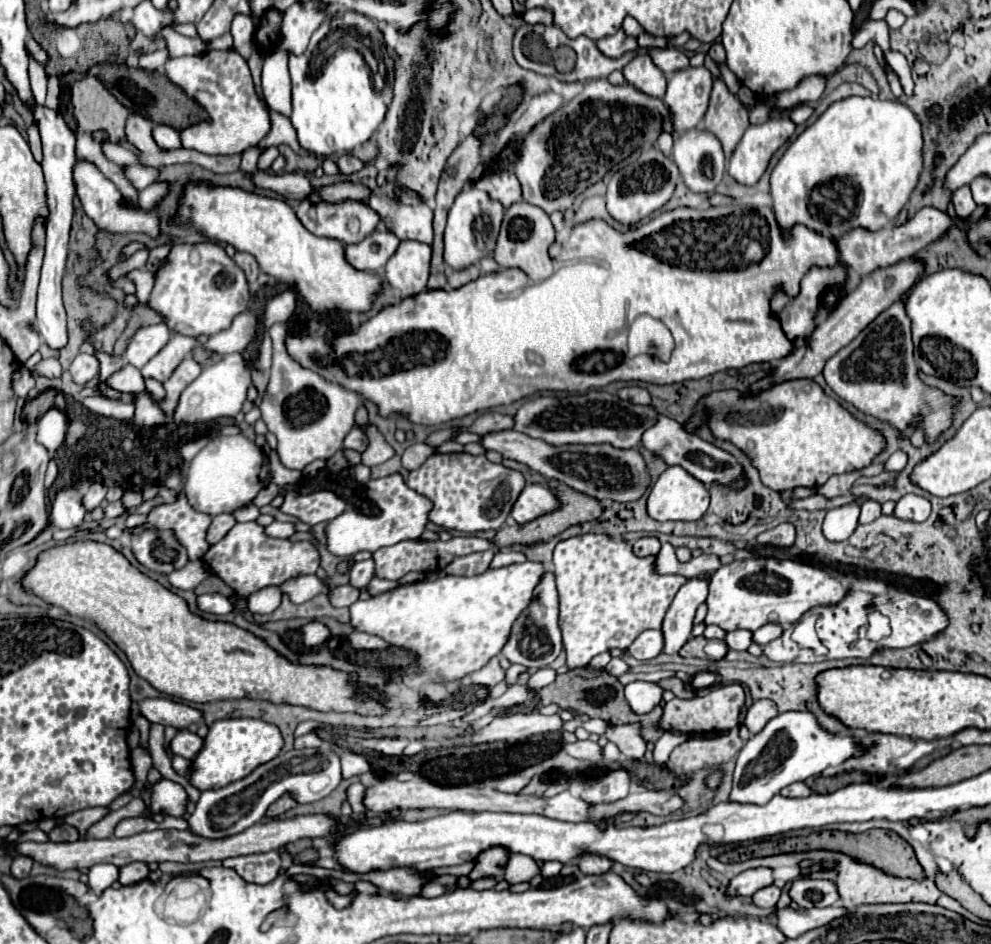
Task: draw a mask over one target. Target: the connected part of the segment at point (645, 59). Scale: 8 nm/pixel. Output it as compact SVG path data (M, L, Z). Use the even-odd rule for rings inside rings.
M636 55L624 69L622 69L626 81L636 87L638 91L652 95L652 97L664 97L666 93L666 77L664 73L652 63L650 55Z

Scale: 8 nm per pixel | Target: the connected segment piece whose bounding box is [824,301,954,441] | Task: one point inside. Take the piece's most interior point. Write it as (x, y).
(877, 374)

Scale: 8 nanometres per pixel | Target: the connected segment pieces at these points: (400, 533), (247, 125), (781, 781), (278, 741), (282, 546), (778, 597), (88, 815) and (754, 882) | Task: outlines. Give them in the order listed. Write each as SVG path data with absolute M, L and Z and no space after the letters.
M400 473L388 475L384 479L372 479L370 481L370 499L378 505L380 515L362 519L362 521L354 521L354 515L342 515L328 523L326 535L328 535L330 553L334 553L338 557L352 557L358 551L374 553L380 547L396 545L400 541L422 539L422 533L428 525L430 511L434 505L424 495L418 495L416 491L412 491Z
M232 49L206 51L192 57L170 57L164 65L166 77L190 99L206 109L208 119L180 131L182 147L208 155L236 155L260 143L270 131L270 117L264 101L258 99L246 61Z
M810 711L780 713L768 721L760 733L752 735L738 751L730 801L764 805L774 795L778 795L780 789L796 781L806 781L808 777L820 775L824 769L838 767L848 759L862 757L868 749L868 745L862 745L852 735L828 733Z
M222 719L216 721L208 727L208 735L204 737L204 747L198 751L190 765L190 775L188 781L192 787L198 791L208 791L208 789L220 789L232 781L238 781L254 767L274 759L284 745L284 739L280 731L270 725L262 723L260 719Z
M250 521L236 523L236 527L232 527L232 531L222 541L218 541L206 551L202 561L240 597L248 597L264 587L282 585L292 577L316 573L320 565L320 553L310 541L292 543L286 539L272 539L264 533L264 527Z
M756 557L746 561L732 561L730 565L720 565L712 575L708 593L708 615L706 625L718 625L724 631L748 629L756 631L766 623L796 623L808 609L816 605L834 605L846 595L846 587L824 569L810 563L800 563L792 559Z
M90 807L90 809L82 809L76 813L70 813L64 817L64 823L76 827L80 831L80 839L86 839L86 831L96 825L98 821L102 821L108 815L106 807Z
M748 869L736 875L728 887L728 895L754 895L756 891L770 887L774 883L774 875L770 869Z

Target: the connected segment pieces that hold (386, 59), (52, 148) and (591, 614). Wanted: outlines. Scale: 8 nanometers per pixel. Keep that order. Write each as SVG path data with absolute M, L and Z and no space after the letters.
M338 11L324 19L324 23L314 31L308 49L302 55L290 53L290 77L292 77L292 125L298 133L300 147L328 157L330 153L352 151L354 147L366 143L372 133L386 119L388 107L394 97L394 61L386 49L384 37L378 29L378 21L356 13Z
M34 107L34 119L38 121L38 129L42 135L42 169L48 187L48 203L50 203L50 219L46 225L46 253L42 263L42 277L38 287L38 303L36 303L36 327L42 339L48 343L50 349L64 349L68 345L68 331L66 331L66 311L62 305L62 277L66 271L66 255L68 255L68 237L74 217L74 197L76 197L76 181L74 181L74 165L76 157L76 133L64 123L64 119L48 109L48 107Z
M582 533L564 539L554 549L554 577L560 595L560 627L564 637L564 651L568 655L568 667L586 667L592 657L612 651L628 649L632 641L646 629L662 629L664 615L676 593L688 579L678 574L656 573L656 557L638 557L632 545L624 539L612 539L604 533Z

